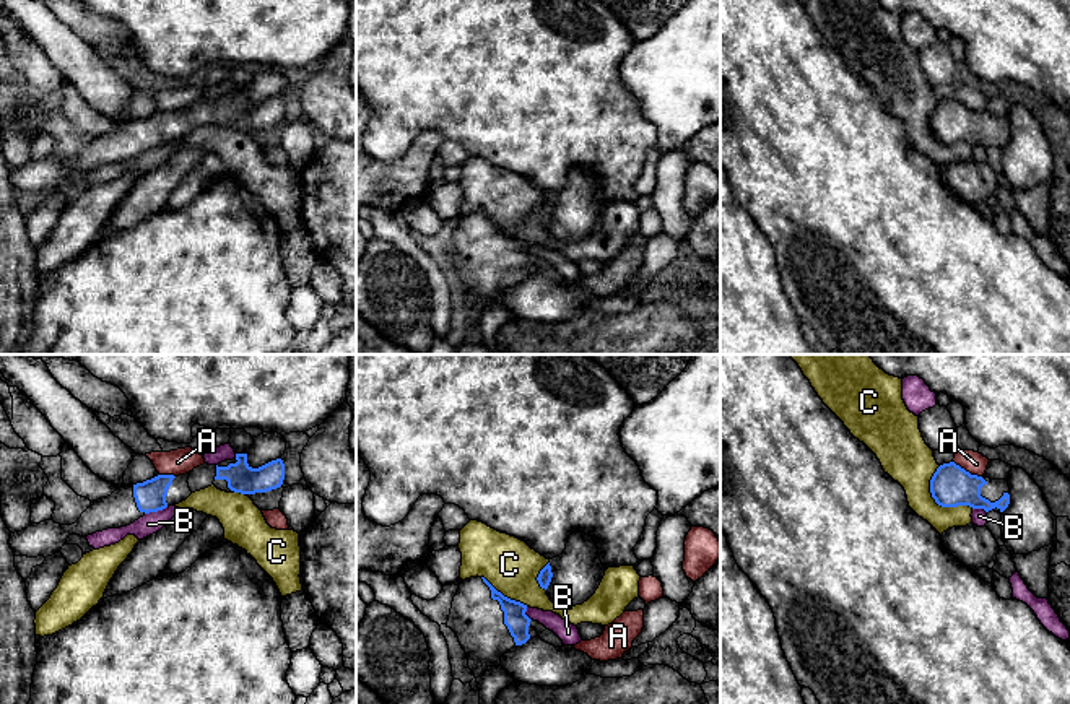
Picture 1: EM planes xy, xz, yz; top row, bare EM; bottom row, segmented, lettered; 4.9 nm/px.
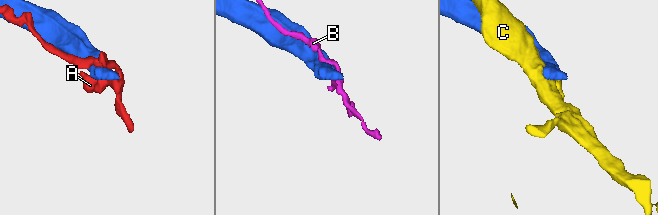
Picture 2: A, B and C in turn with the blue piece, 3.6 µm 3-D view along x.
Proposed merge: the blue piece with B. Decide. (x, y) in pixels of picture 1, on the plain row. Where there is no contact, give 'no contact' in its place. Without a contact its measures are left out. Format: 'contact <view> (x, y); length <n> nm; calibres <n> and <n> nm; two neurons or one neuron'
contact xy (155, 147); length 120 nm; calibres 160 and 100 nm; two neurons

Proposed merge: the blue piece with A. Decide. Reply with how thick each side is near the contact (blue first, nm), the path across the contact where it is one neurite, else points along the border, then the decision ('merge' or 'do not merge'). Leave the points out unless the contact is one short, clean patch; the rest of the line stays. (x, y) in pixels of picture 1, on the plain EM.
200/110 nm | along yz (953, 96), (981, 112) | do not merge

